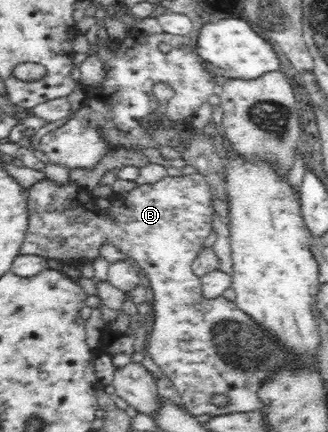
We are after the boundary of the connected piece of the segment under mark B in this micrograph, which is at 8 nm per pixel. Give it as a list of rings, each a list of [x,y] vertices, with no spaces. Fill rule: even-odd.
[[[199,172],[193,173],[190,175],[182,176],[165,176],[163,179],[156,181],[155,183],[149,183],[145,185],[139,185],[133,191],[128,191],[127,193],[112,193],[110,196],[110,212],[105,214],[95,203],[97,197],[93,194],[93,191],[90,192],[79,186],[76,182],[70,180],[64,186],[59,186],[52,180],[48,178],[43,179],[43,181],[37,181],[35,185],[27,190],[27,201],[29,203],[29,229],[25,234],[25,239],[23,240],[20,253],[21,255],[38,255],[44,257],[45,259],[57,258],[63,263],[72,263],[73,265],[84,265],[85,261],[82,260],[83,257],[89,258],[91,263],[94,259],[101,256],[100,247],[107,242],[115,245],[123,252],[129,260],[135,263],[138,267],[141,267],[142,271],[145,271],[146,277],[149,278],[150,285],[153,289],[153,307],[154,319],[153,327],[149,330],[151,337],[148,339],[147,348],[145,352],[151,357],[153,362],[160,367],[162,373],[169,377],[173,382],[173,385],[178,392],[178,395],[182,397],[184,407],[188,410],[189,413],[193,415],[223,415],[230,414],[235,412],[248,412],[255,411],[262,408],[262,403],[260,402],[260,396],[258,391],[260,390],[260,385],[273,373],[276,372],[279,368],[296,368],[296,365],[301,363],[301,358],[291,354],[291,351],[284,349],[278,343],[278,339],[274,335],[270,335],[268,331],[265,331],[262,327],[259,327],[258,323],[255,323],[244,311],[241,311],[236,302],[227,300],[224,296],[219,295],[219,297],[213,297],[213,299],[207,299],[202,294],[201,289],[201,280],[192,272],[192,263],[194,259],[199,254],[199,251],[202,249],[201,245],[205,241],[206,237],[209,237],[209,234],[212,233],[212,221],[213,215],[215,214],[214,208],[212,207],[212,195],[209,189],[209,184],[207,183],[206,177]],[[213,395],[227,395],[230,401],[226,406],[217,406],[211,402],[211,397]]]

